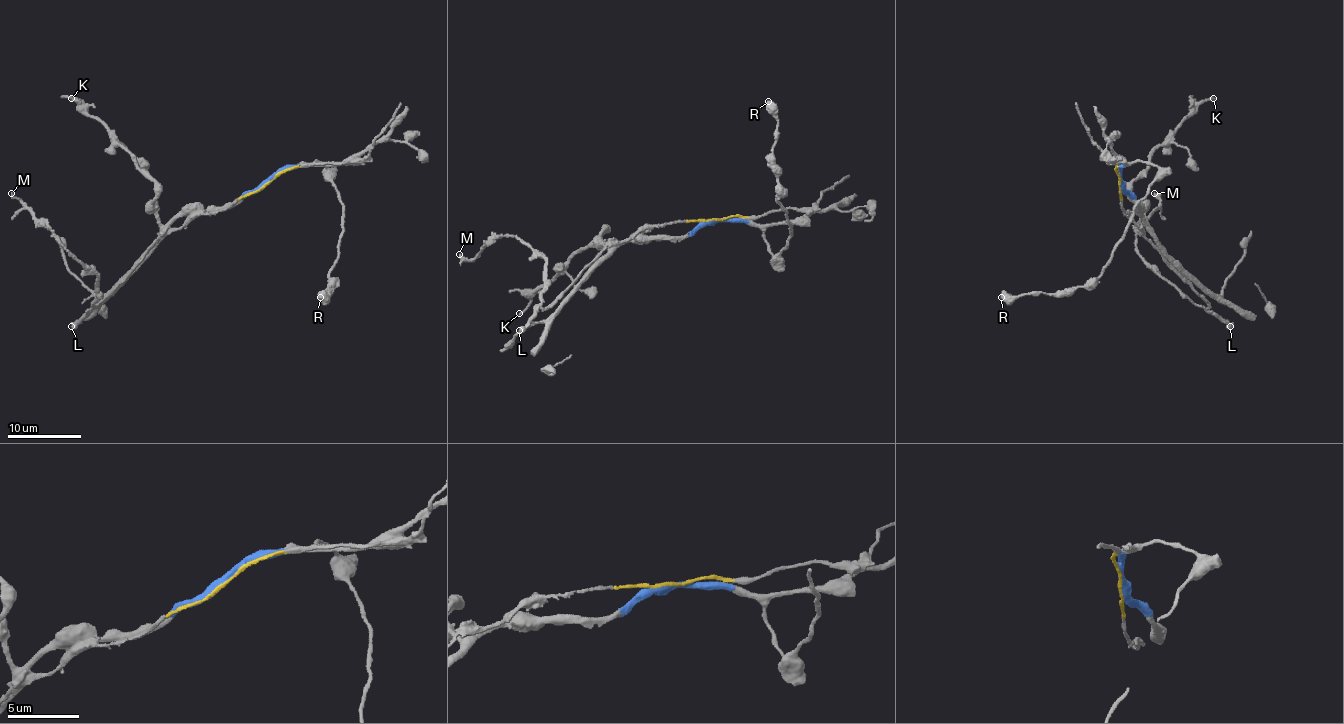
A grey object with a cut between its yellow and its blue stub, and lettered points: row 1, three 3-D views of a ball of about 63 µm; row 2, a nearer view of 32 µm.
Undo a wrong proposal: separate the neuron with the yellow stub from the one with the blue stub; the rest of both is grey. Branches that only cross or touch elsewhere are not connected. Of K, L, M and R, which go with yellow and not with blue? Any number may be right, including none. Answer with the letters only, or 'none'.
L, M

